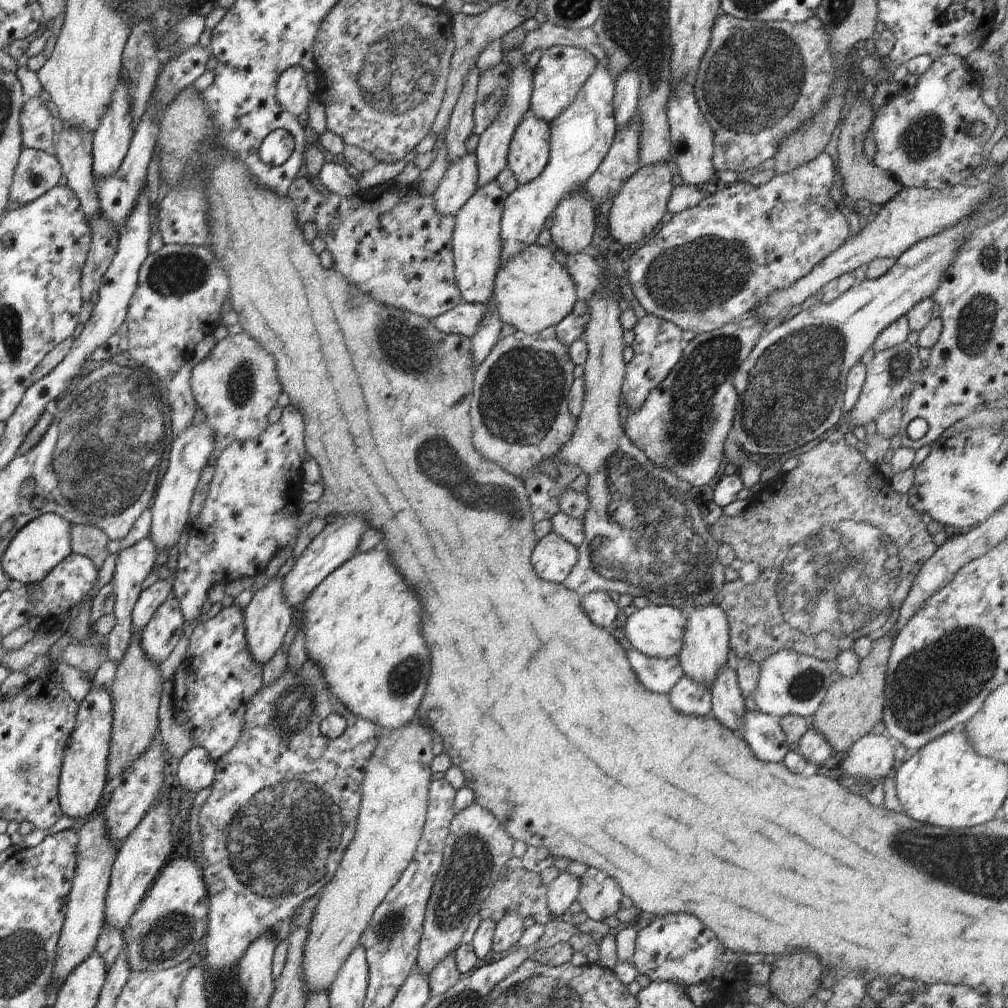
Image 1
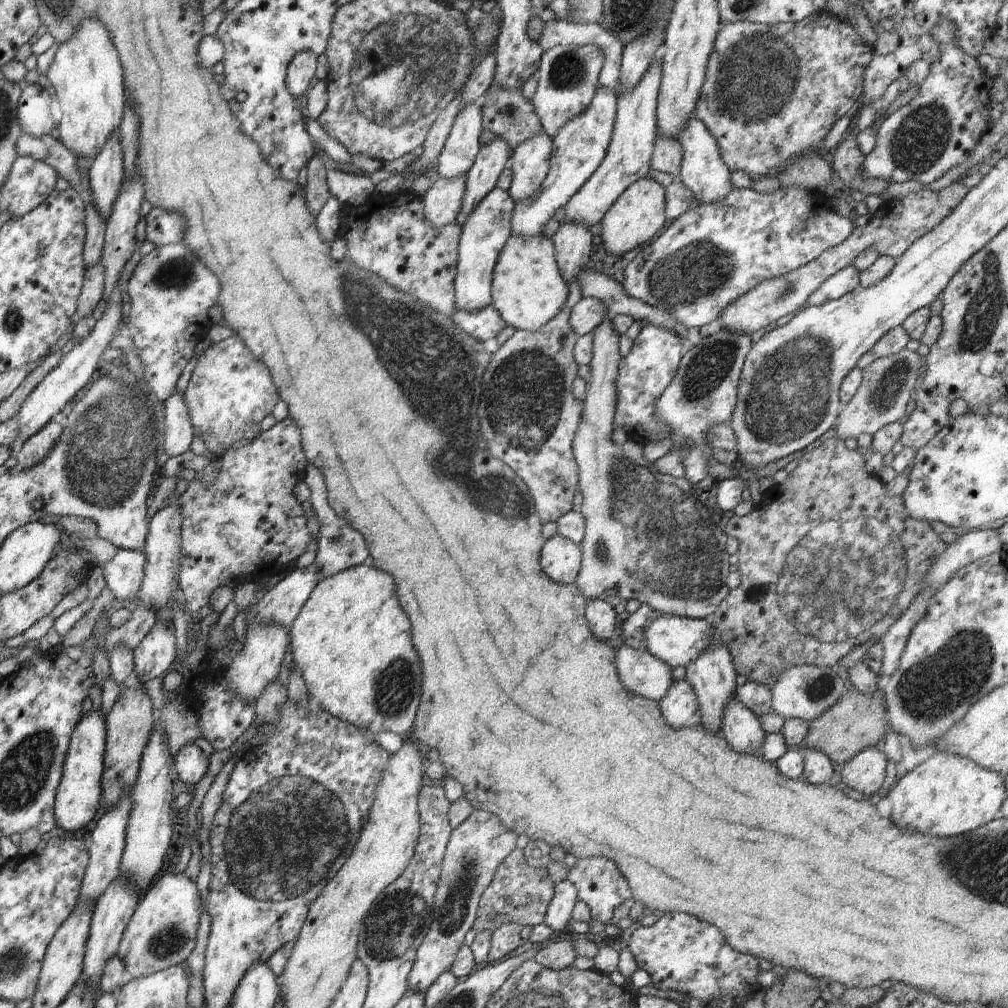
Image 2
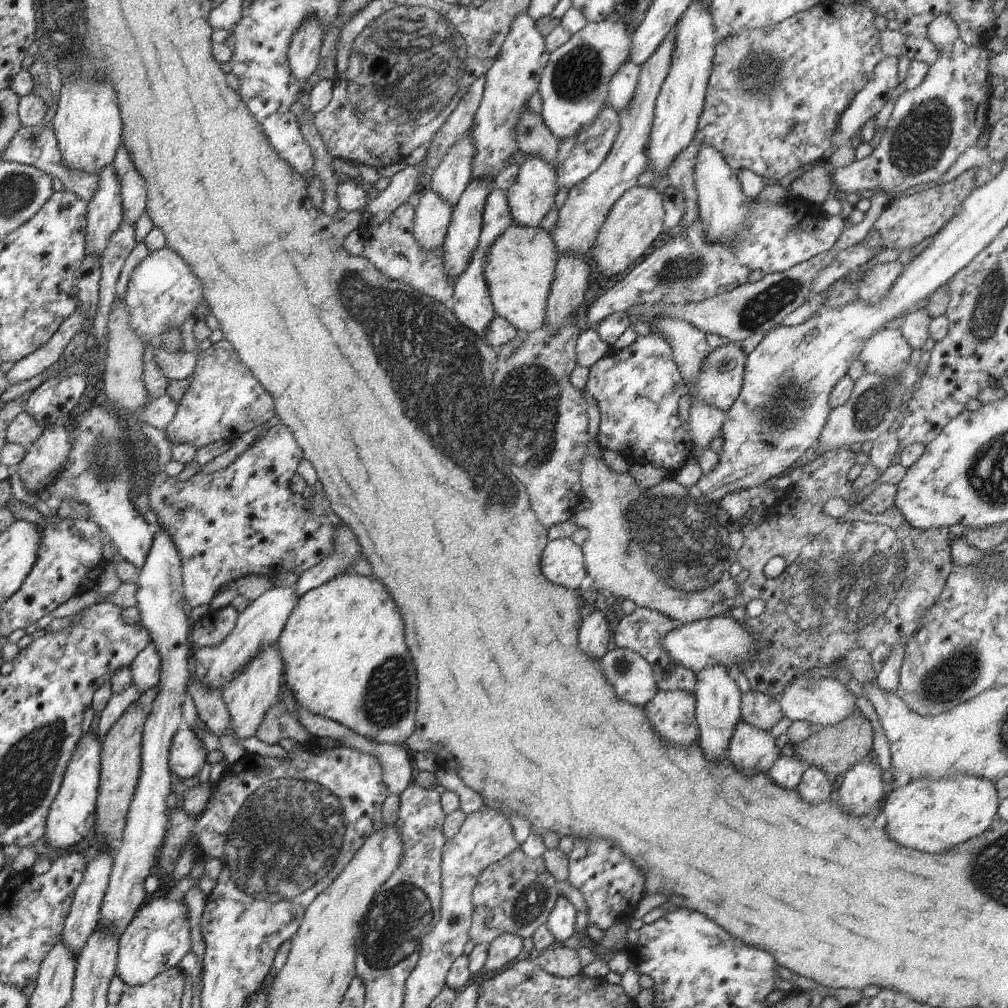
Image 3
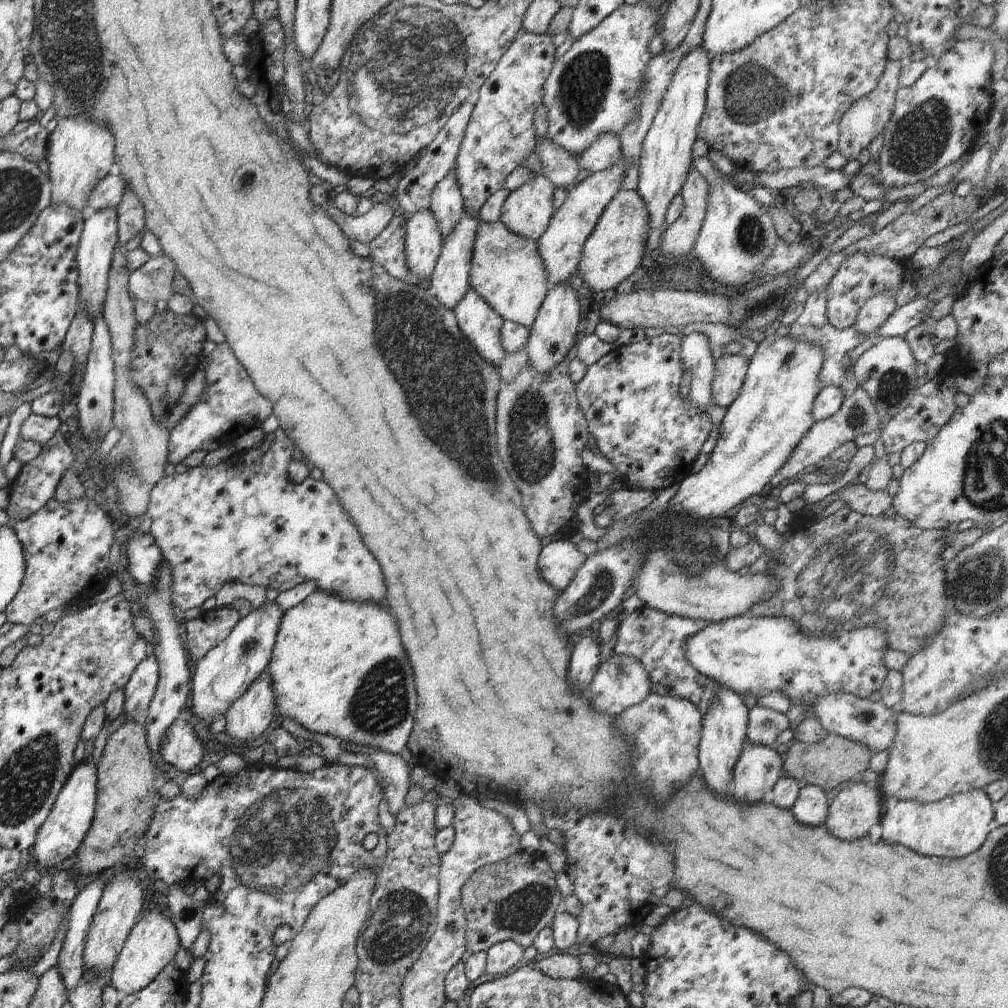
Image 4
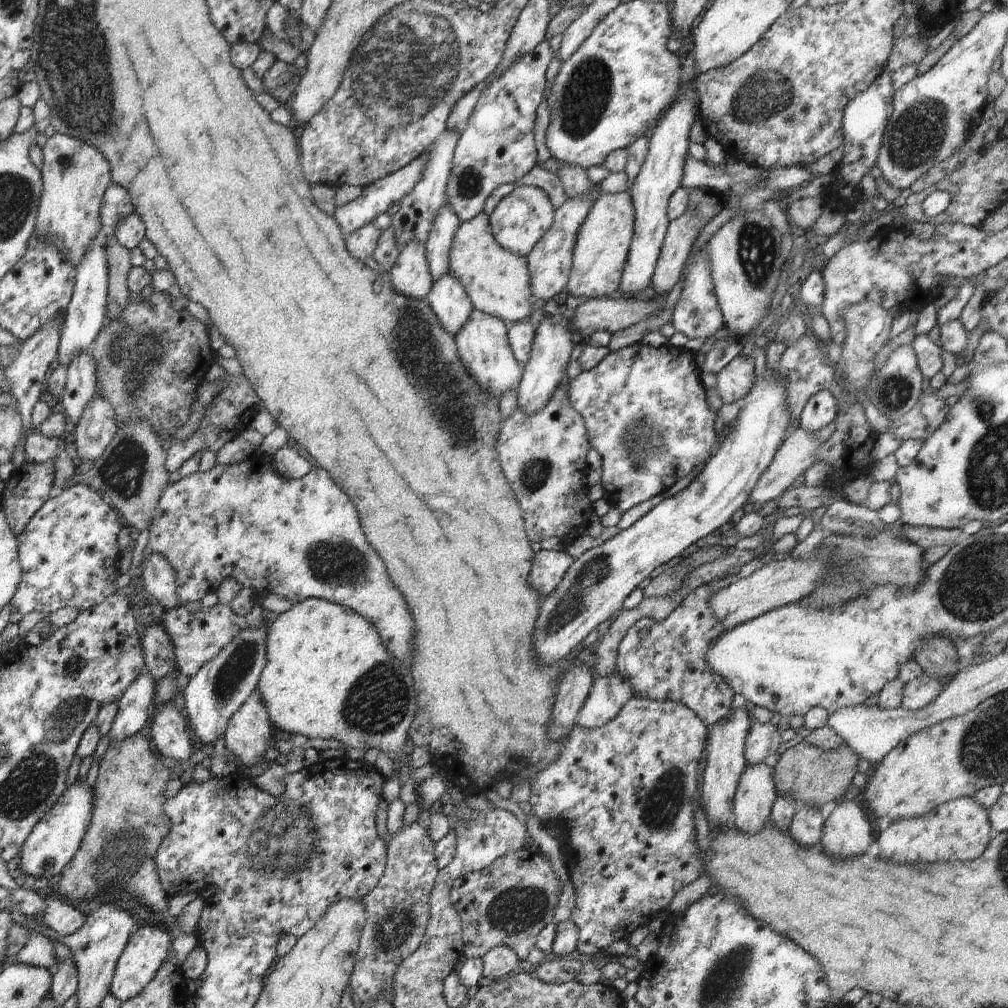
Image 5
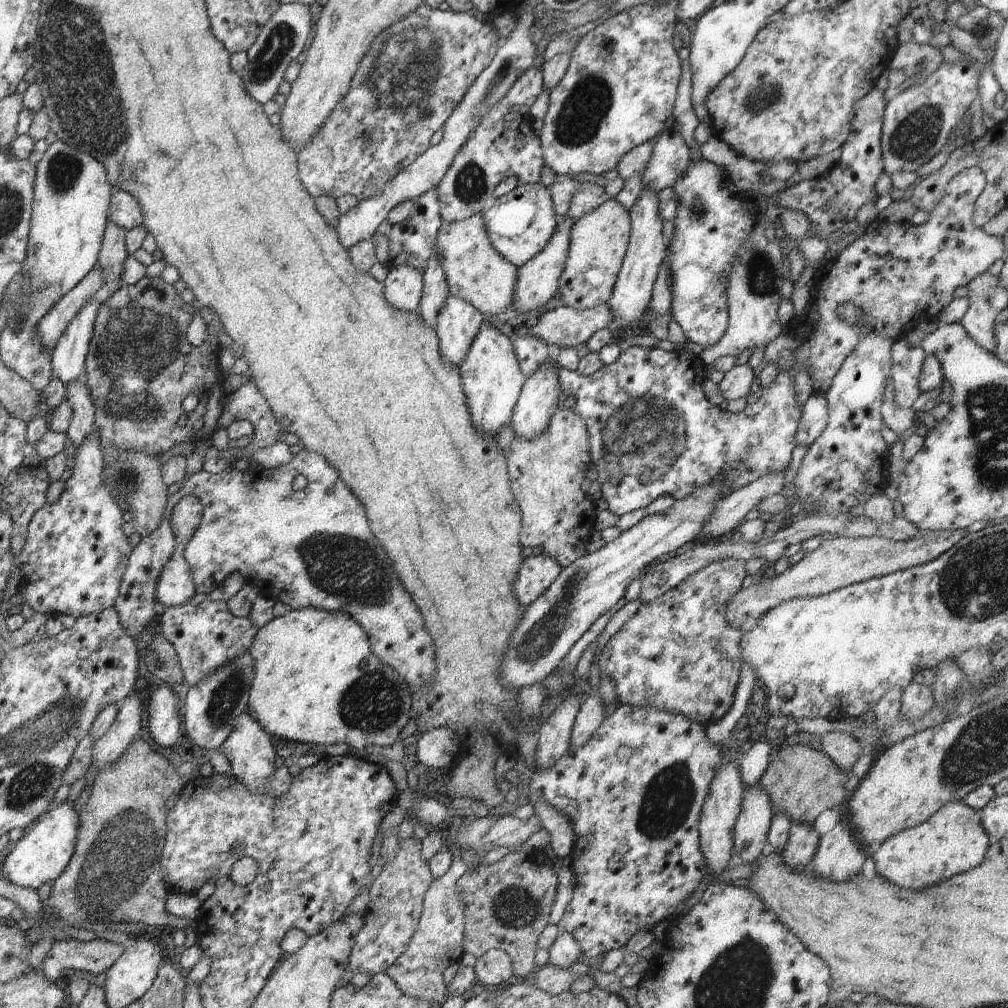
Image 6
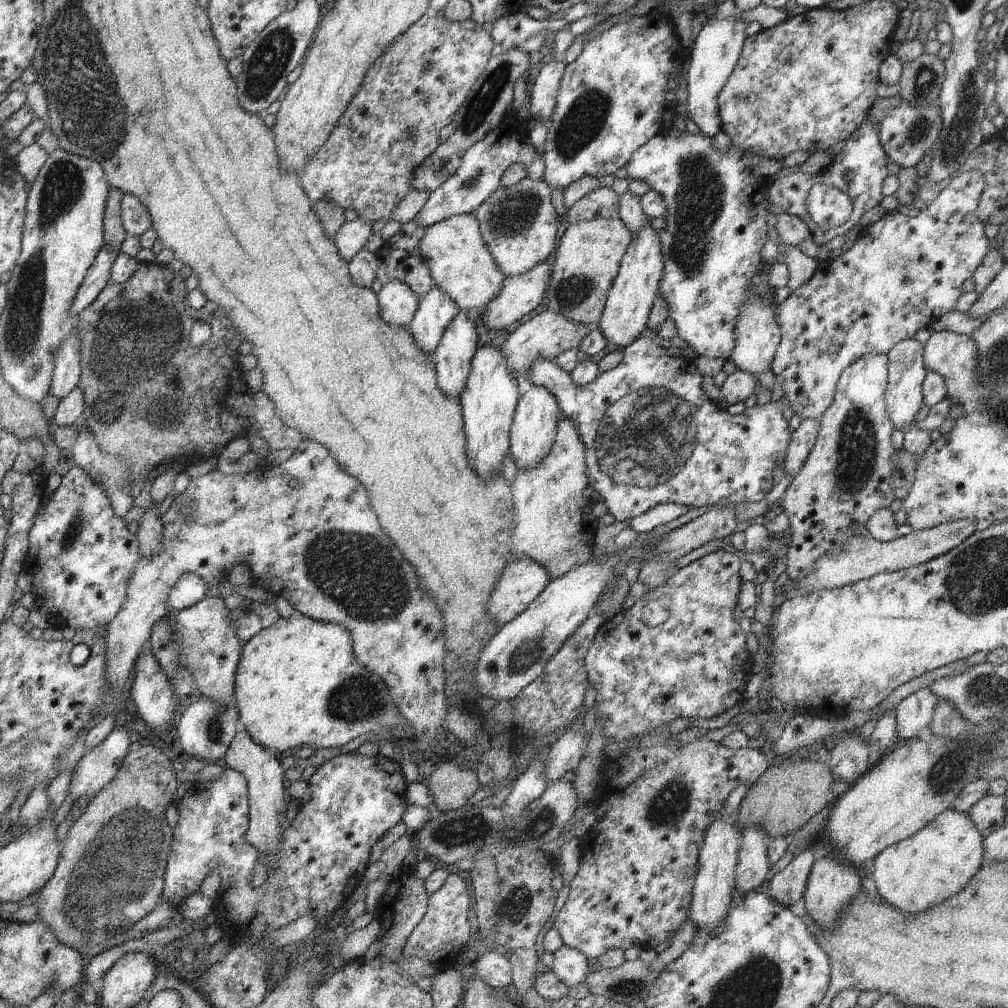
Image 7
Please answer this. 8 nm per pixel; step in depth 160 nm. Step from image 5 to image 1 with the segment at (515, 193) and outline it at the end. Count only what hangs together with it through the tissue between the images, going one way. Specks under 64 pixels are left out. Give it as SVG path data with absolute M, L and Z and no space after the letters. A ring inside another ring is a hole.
M528 109L515 130L507 156L507 168L512 171L519 185L525 185L534 180L548 164L550 152L549 136L549 124L541 118L536 118L536 115Z

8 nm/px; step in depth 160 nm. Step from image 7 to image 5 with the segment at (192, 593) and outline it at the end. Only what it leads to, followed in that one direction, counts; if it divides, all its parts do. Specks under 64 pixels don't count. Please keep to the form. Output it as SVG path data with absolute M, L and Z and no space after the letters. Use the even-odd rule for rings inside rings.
M150 553L142 562L142 590L147 591L158 600L165 610L177 607L179 594L177 593L177 572L172 568L169 560L161 554Z

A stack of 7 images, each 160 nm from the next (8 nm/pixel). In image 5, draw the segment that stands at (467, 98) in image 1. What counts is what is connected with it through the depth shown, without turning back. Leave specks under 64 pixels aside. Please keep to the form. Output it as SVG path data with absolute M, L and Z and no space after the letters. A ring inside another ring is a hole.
M451 205L439 208L438 216L433 220L432 228L425 245L426 260L434 282L449 272L451 242L455 230L462 224Z

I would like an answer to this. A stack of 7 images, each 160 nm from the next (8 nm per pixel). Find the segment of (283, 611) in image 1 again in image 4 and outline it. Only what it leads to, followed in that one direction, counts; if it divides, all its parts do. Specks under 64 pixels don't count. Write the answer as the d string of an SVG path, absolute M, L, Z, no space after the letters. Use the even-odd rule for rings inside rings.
M266 670L250 685L225 714L225 733L246 744L264 735L277 716L272 679Z

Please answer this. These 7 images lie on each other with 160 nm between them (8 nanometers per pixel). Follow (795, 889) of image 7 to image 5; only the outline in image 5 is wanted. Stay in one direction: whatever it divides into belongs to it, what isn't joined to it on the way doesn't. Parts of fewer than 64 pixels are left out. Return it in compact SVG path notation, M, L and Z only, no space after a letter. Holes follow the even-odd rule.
M800 805L789 826L790 836L800 846L814 846L820 842L824 823L819 808Z

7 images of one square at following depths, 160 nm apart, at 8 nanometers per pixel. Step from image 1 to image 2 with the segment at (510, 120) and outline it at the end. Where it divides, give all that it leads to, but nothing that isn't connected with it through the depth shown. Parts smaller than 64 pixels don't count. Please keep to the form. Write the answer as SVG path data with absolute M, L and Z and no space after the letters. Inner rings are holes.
M498 137L490 144L481 146L474 164L466 174L462 206L455 222L460 228L472 214L476 205L497 186L500 173L510 162L509 144Z

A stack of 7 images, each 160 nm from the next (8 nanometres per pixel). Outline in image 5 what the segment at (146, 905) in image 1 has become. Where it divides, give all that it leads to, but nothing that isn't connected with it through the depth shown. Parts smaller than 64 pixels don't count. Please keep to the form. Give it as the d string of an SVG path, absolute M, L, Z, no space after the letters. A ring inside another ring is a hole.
M142 926L136 929L129 938L118 959L115 975L111 982L111 992L114 997L124 1002L140 994L146 985L155 977L162 963L168 960L168 952L171 951L172 933L166 933L156 926Z

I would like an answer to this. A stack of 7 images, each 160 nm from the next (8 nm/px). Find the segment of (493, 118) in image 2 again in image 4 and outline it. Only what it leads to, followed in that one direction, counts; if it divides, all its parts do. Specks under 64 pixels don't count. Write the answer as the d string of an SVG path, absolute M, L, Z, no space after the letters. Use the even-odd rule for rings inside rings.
M547 136L537 140L535 152L540 156L542 168L538 174L544 175L555 187L567 188L578 184L580 168L577 158L554 144Z

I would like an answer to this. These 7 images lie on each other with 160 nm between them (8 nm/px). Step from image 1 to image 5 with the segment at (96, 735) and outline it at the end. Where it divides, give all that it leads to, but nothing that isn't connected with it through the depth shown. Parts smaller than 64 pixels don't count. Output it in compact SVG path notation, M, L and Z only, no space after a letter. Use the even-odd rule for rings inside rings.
M77 781L63 792L48 814L36 823L18 854L20 857L18 867L24 872L24 876L50 880L53 876L58 876L69 864L77 853L90 824L93 807L92 795L91 788L84 782Z

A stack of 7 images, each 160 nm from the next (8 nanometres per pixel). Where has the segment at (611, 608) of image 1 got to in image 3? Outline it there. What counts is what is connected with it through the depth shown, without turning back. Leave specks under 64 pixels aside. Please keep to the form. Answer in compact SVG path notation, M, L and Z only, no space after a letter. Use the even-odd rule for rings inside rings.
M591 606L587 616L581 620L578 632L578 644L584 654L600 661L608 651L610 632L608 631L609 617L604 617L597 606Z

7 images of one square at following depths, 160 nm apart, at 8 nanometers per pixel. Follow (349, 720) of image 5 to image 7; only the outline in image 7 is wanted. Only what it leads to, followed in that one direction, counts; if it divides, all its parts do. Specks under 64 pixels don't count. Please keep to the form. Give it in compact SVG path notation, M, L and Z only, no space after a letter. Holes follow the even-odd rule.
M295 611L294 614L287 619L280 617L278 622L261 630L258 634L255 634L250 640L247 640L247 642L243 644L240 660L238 661L238 666L236 667L234 675L234 698L237 709L239 710L238 722L240 728L248 731L248 734L256 744L276 751L280 756L284 756L289 753L294 753L302 747L321 749L342 746L343 744L348 744L350 740L354 740L357 736L362 736L362 734L368 734L368 732L378 734L380 730L388 730L388 728L392 728L394 724L400 724L400 722L404 724L404 722L407 722L404 716L400 716L400 713L396 710L385 682L378 677L376 673L370 672L365 666L356 662L352 647L353 642L351 641L351 634L343 626L320 622L308 618L298 611Z

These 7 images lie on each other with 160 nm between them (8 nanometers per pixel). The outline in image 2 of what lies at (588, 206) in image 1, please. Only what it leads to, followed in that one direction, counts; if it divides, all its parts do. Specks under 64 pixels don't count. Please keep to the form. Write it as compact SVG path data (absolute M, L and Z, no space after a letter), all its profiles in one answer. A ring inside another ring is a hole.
M565 222L558 226L551 239L564 282L578 282L579 274L587 268L595 250L590 230L580 223Z

